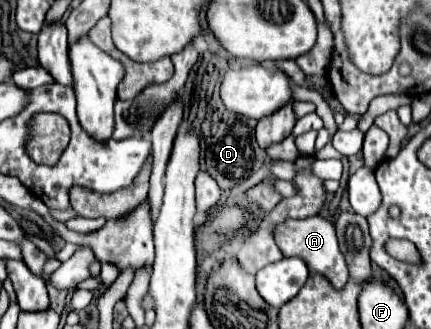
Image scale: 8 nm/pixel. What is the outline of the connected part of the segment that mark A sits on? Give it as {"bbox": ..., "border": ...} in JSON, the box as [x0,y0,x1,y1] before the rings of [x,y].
{"bbox":[274,215,350,289],"border":[[[312,215],[306,219],[286,219],[274,227],[274,241],[280,247],[284,257],[300,257],[312,273],[324,275],[332,283],[334,289],[342,289],[348,283],[350,279],[348,267],[346,267],[342,251],[338,249],[336,231],[334,231],[332,221],[320,215]]]}

